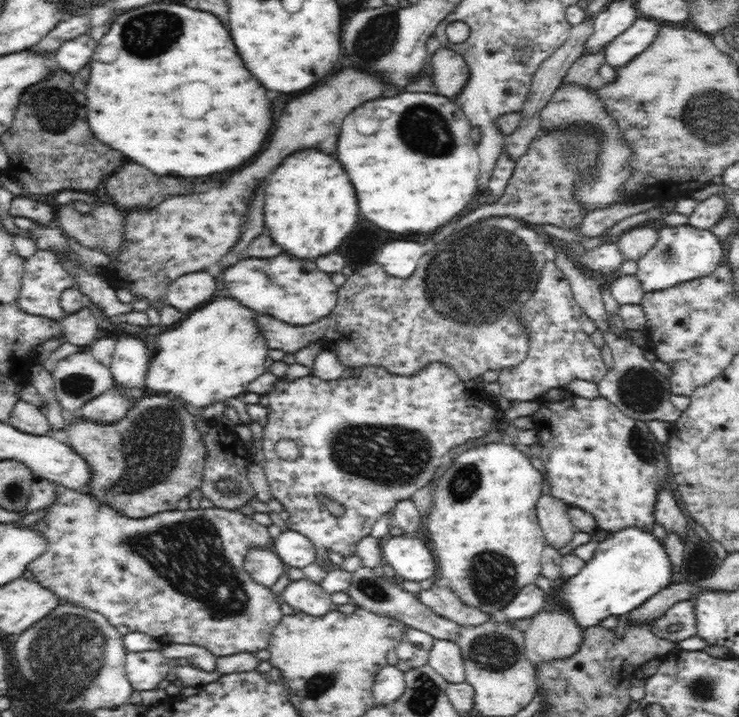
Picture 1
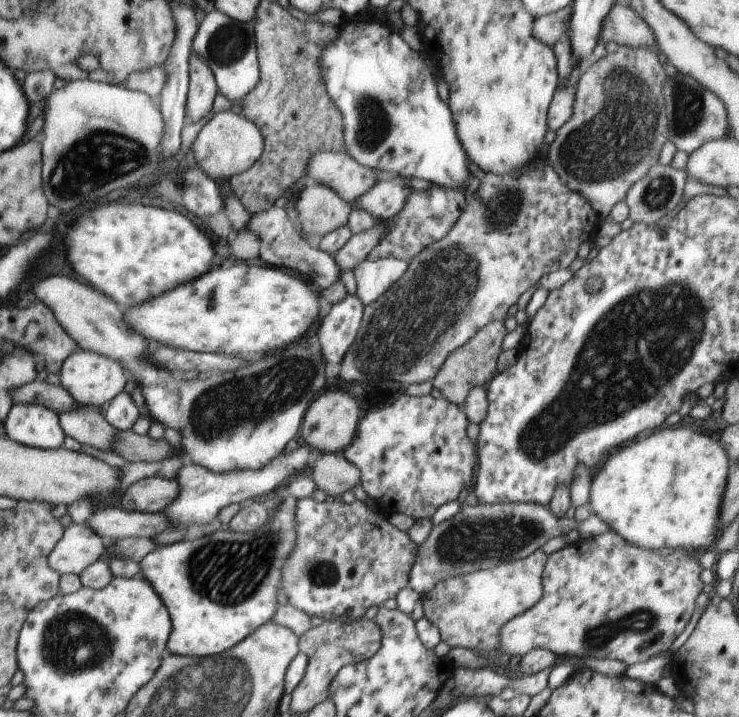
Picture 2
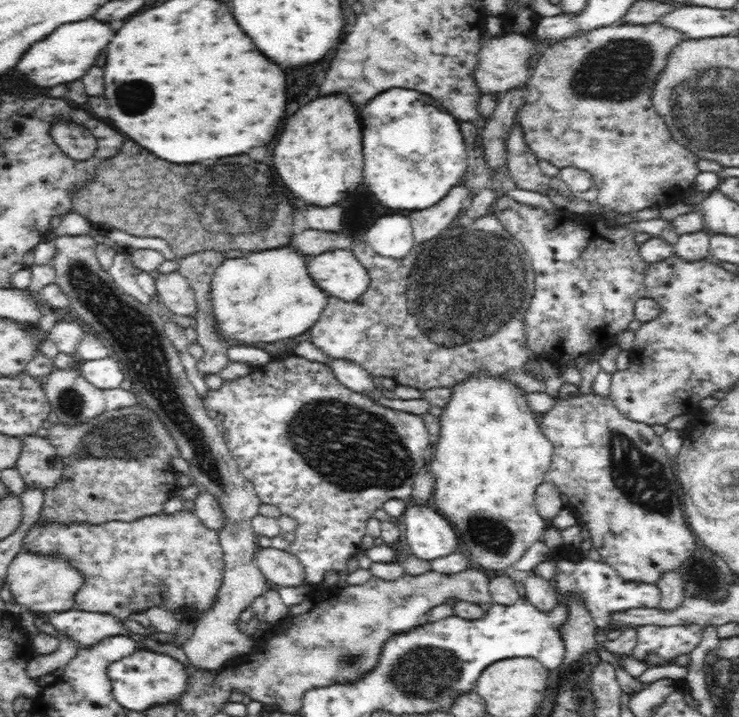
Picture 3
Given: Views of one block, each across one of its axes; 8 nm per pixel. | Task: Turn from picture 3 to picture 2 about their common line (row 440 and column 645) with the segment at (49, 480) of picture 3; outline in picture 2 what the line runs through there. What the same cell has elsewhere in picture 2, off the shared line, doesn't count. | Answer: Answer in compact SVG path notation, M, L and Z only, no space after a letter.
M615 4L606 15L600 40L628 48L656 50L655 34L648 23L628 5Z

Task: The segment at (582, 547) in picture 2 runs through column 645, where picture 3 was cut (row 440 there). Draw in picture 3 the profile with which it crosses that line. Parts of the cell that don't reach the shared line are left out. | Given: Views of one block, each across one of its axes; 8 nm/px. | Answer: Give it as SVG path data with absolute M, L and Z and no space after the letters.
M595 393L581 394L579 396L570 397L567 399L557 398L553 407L545 412L542 416L542 422L539 426L541 431L546 435L546 438L553 446L553 455L550 466L547 470L546 479L555 483L561 493L566 494L569 498L569 504L576 512L578 524L586 528L592 538L593 548L596 548L602 560L610 565L612 569L618 572L618 576L625 582L636 582L643 584L657 584L658 580L668 571L680 571L678 568L682 566L682 562L692 556L694 548L696 548L696 540L694 539L691 528L687 525L687 520L684 520L685 513L682 505L682 488L674 471L674 463L672 456L664 449L662 440L654 433L652 425L632 421L628 417L624 417L620 413L620 409L609 396L596 395Z

